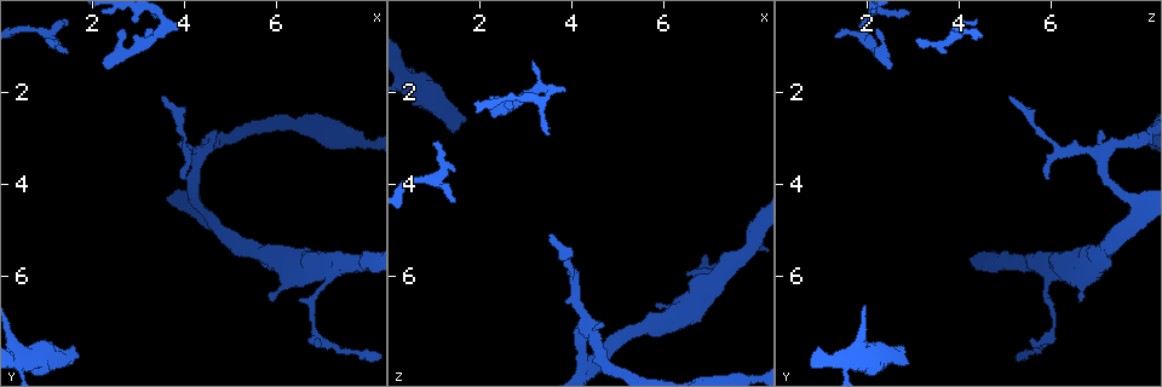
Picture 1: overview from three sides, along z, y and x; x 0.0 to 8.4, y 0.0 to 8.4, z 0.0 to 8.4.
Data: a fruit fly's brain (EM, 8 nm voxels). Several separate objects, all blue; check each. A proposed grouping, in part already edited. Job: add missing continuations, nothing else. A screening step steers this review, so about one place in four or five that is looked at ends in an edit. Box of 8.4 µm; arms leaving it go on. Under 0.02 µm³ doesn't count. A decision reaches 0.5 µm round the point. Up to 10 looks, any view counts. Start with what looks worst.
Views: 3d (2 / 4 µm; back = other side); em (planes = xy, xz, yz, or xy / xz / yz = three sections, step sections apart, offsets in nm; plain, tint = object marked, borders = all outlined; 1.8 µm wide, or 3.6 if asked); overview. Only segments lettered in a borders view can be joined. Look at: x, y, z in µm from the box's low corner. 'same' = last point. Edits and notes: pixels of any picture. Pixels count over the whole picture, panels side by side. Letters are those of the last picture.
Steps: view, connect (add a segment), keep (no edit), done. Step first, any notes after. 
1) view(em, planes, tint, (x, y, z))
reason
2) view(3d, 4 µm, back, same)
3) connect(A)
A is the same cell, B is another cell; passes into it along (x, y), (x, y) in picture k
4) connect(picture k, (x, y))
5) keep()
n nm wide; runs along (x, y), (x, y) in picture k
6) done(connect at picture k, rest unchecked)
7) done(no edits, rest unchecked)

view(em, planes, borders, (1.50, 7.55, 2.70))

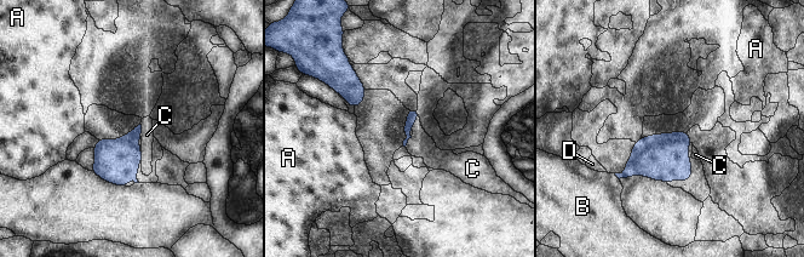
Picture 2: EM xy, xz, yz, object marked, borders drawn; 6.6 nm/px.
connect(picture 2, (420, 144))
C is the same cell, A, B and D are other cells; passes into it along (412, 116), (414, 121), (420, 144) in picture 2; the neuron continues

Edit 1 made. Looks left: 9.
view(overview)

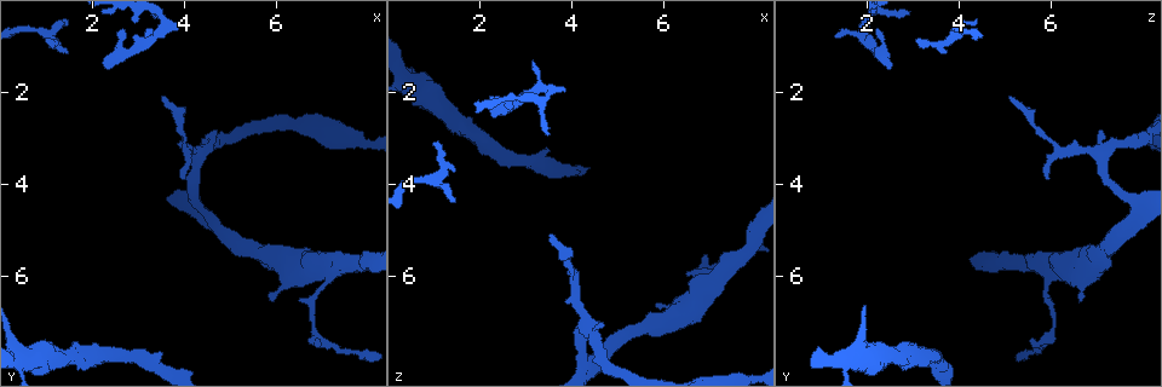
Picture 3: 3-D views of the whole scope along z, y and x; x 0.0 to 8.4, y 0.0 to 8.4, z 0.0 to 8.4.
view(3d, 2 µm, (2.30, 1.50, 2.50))
free end

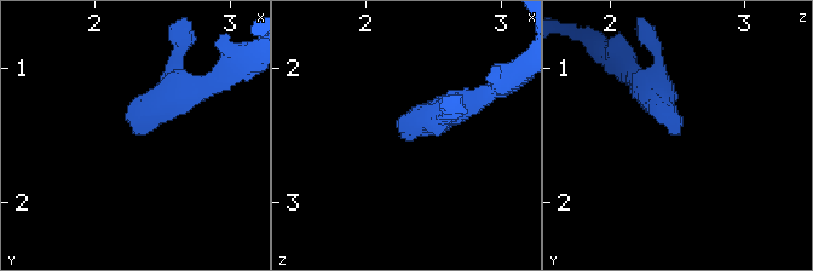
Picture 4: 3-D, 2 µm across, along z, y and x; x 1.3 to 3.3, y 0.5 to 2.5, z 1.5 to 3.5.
view(em, planes, borders, (2.32, 1.50, 2.48))
need the tissue

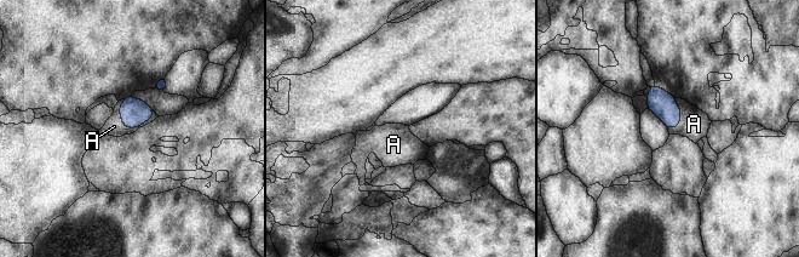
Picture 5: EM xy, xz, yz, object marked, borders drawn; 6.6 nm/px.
connect(picture 5, (114, 126))
A touches over 260 nm; A is the same cell; the neuron continues

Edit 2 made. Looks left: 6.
view(3d, 2 µm, (3.95, 3.90, 5.90))
tapers out

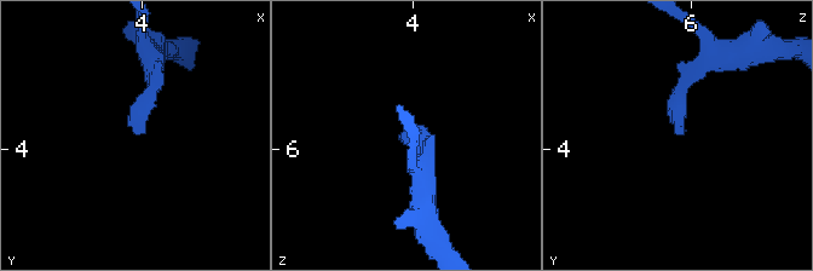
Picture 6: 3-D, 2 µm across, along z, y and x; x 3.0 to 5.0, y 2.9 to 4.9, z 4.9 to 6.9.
view(em, planes, borders, (3.96, 3.90, 5.94))

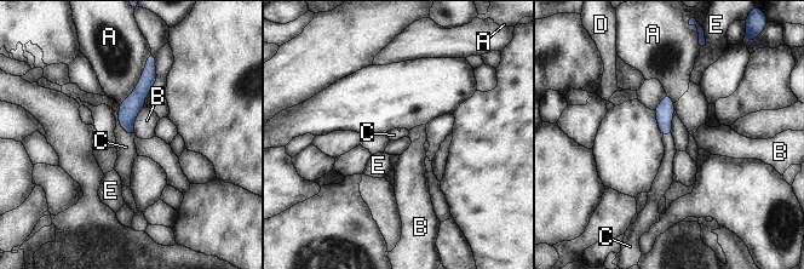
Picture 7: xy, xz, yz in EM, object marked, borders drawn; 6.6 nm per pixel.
connect(picture 7, (125, 144))
A touches over 400 nm; C is the same cell, A, B, D and E are other cells; passes into it along (131, 107), (120, 124), (125, 144) in picture 7; the neuron continues

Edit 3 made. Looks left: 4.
done(connect at picture 2, connect at picture 5, connect at picture 7, rest unchecked)

